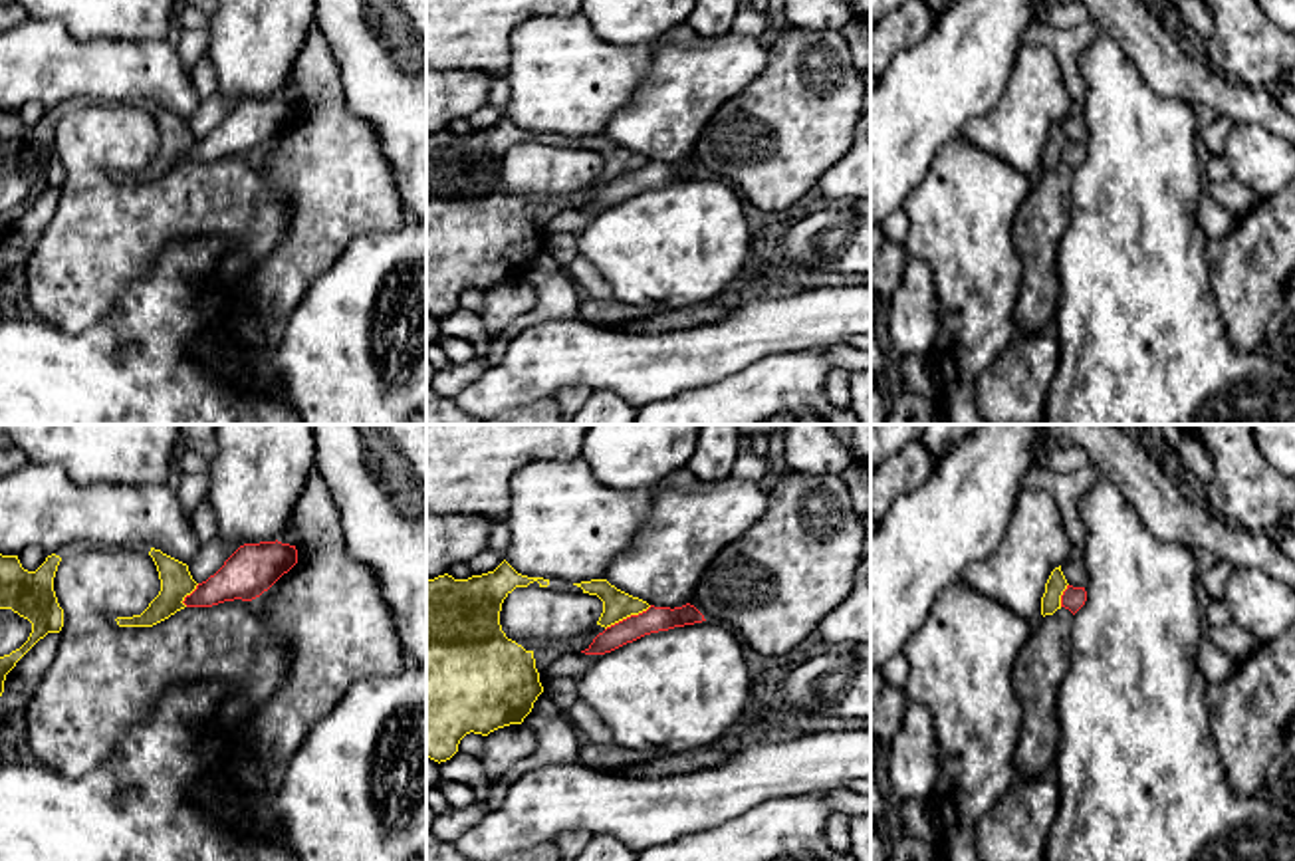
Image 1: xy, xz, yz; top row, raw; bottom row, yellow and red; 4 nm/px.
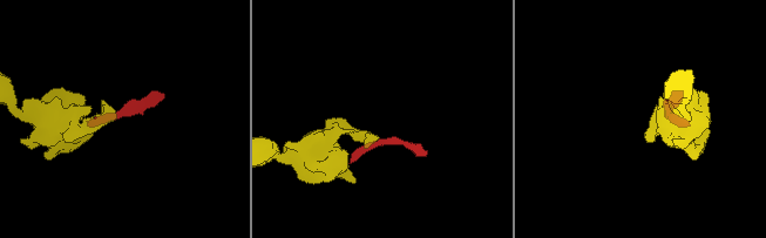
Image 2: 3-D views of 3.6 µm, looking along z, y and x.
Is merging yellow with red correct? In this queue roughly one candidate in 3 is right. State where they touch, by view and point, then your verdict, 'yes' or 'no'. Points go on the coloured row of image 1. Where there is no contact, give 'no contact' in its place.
xz (627, 615) | no

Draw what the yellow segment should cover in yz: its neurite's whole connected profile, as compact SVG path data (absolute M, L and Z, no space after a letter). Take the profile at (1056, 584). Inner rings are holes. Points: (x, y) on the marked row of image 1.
M1061 565L1055 567L1045 583L1045 593L1041 597L1041 615L1053 615L1057 609L1061 609L1061 595L1067 589L1067 579L1061 571Z

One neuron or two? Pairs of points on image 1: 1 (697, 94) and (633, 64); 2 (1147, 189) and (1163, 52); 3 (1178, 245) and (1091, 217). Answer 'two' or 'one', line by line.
1: two
2: two
3: one

